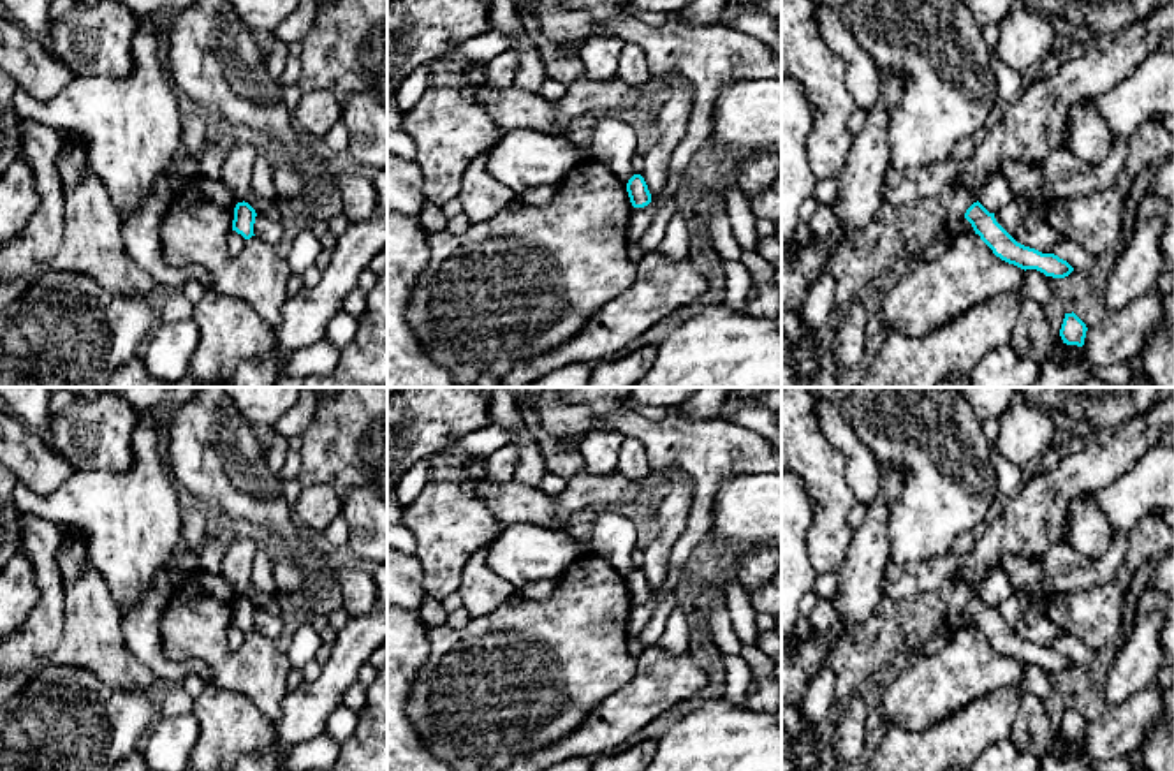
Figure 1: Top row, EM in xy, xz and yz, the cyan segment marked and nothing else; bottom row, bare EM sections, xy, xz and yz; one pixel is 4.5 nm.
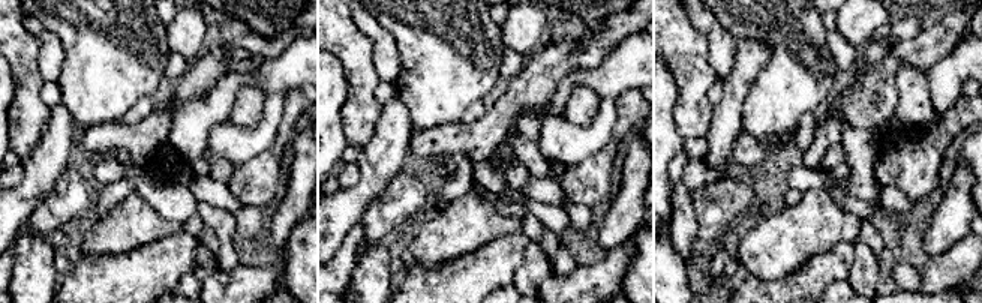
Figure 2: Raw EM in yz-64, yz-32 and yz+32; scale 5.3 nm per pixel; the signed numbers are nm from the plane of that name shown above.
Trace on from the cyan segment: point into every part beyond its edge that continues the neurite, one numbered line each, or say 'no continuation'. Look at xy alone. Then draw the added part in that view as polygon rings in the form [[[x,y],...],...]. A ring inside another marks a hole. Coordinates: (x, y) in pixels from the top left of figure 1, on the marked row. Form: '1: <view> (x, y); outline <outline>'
1: xy (236, 173); outline [[[245,134],[238,144],[229,146],[222,165],[220,180],[229,187],[238,202],[243,202],[250,192],[257,144],[259,141],[255,137]]]

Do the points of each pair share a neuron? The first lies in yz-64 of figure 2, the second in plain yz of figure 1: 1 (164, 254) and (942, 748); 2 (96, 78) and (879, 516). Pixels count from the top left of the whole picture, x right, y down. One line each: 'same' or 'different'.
1: same
2: different

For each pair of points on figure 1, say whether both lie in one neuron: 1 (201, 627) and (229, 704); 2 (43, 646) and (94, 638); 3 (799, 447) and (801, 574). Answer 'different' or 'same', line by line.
1: different
2: different
3: different

